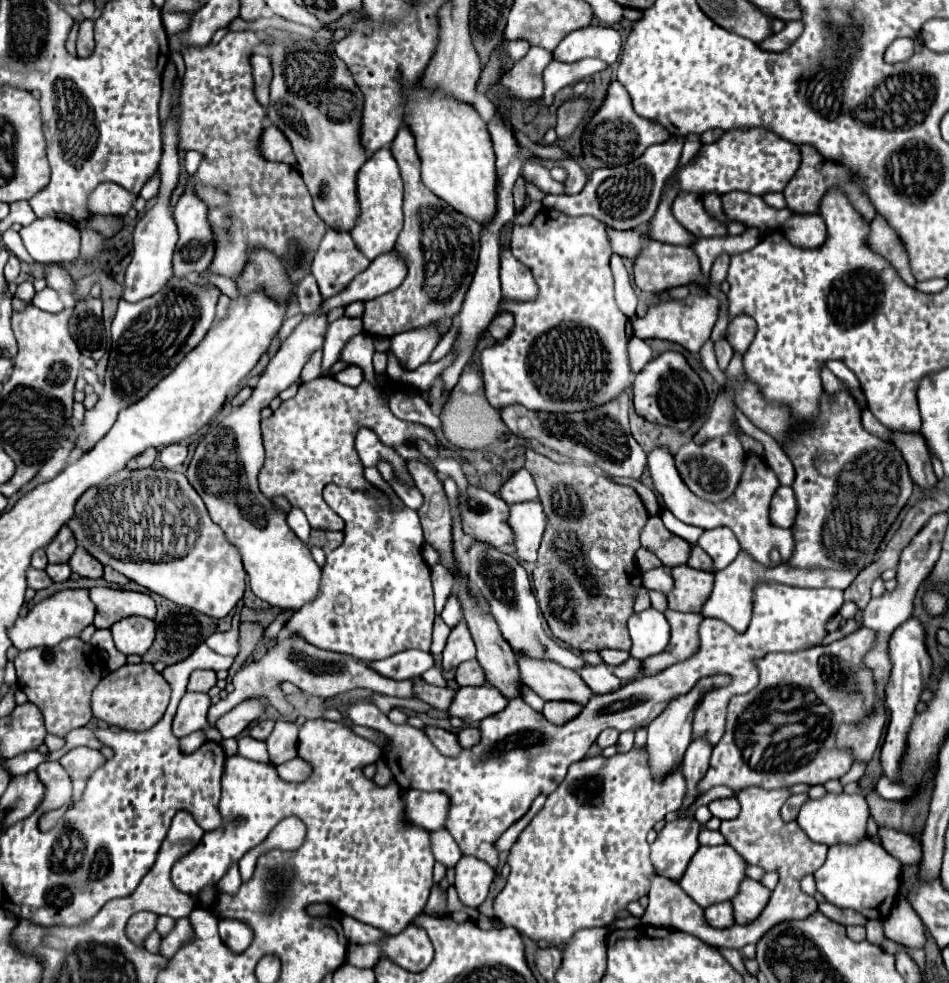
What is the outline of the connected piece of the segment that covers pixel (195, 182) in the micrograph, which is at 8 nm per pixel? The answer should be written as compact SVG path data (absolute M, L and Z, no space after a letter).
M229 32L223 36L221 42L207 46L191 46L183 44L181 54L185 58L185 76L183 76L183 88L181 88L181 122L179 122L179 146L181 150L197 150L205 158L201 160L201 166L197 174L191 178L189 186L199 194L199 198L209 206L209 222L215 232L217 252L213 258L213 264L209 266L211 272L223 274L229 278L237 278L251 254L251 248L263 246L275 252L279 258L287 258L289 252L289 238L297 240L307 264L311 266L313 254L319 248L321 238L327 232L325 222L317 216L313 210L311 194L299 174L297 168L279 164L279 162L267 162L259 154L259 136L263 130L263 118L265 108L255 100L253 94L253 78L251 78L251 66L249 56L253 52L253 46L257 44L257 36L253 32Z

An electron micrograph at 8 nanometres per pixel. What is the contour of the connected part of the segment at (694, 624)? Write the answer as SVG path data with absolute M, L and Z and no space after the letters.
M665 610L663 614L665 614L667 622L671 624L671 640L669 640L667 648L659 656L649 656L647 660L643 660L641 674L631 678L631 680L659 674L665 668L669 668L669 666L673 666L677 662L683 662L691 654L697 652L701 616L683 614L683 612L675 612L675 610Z

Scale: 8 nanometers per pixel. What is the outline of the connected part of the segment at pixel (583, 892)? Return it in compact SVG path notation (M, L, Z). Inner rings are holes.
M633 748L627 754L583 758L571 764L561 786L547 796L545 806L521 832L509 852L507 862L511 874L505 888L495 898L495 918L527 934L531 940L547 940L553 946L563 946L581 928L611 926L619 910L649 892L649 874L653 874L653 866L649 860L647 832L655 822L663 820L665 814L679 810L683 796L685 778L681 770L669 774L663 784L655 782L649 772L647 750Z

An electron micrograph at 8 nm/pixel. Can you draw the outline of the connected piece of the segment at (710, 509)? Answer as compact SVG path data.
M655 448L651 454L647 454L647 466L649 466L651 478L653 478L655 490L659 492L665 508L671 510L673 516L679 518L681 522L699 526L703 530L713 530L719 526L731 528L741 544L741 550L747 552L753 560L757 560L765 568L775 566L769 558L769 552L773 548L777 548L781 552L781 562L787 562L791 558L791 552L795 548L795 538L791 536L791 530L773 526L771 518L769 518L771 498L781 484L779 484L779 478L775 476L775 472L769 468L769 464L761 456L755 456L755 454L745 456L745 466L741 472L739 486L723 502L705 502L705 500L697 498L681 480L679 472L675 468L675 462L673 462L673 456L667 452L667 448Z

